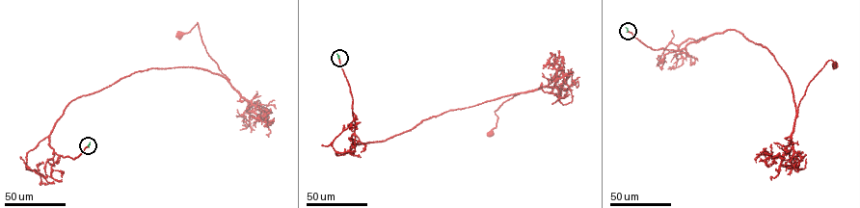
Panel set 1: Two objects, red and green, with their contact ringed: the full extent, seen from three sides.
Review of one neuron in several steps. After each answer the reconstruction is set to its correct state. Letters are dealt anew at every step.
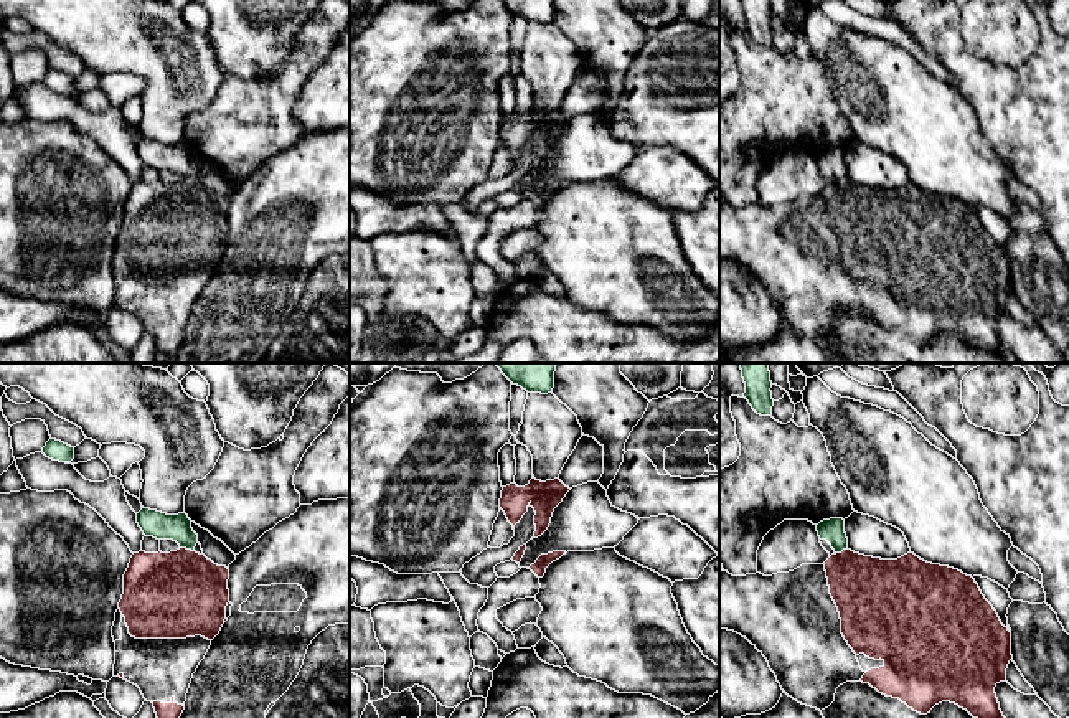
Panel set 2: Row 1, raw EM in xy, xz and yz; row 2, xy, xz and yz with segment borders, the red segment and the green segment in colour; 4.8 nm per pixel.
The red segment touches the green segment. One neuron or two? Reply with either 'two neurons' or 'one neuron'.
two neurons

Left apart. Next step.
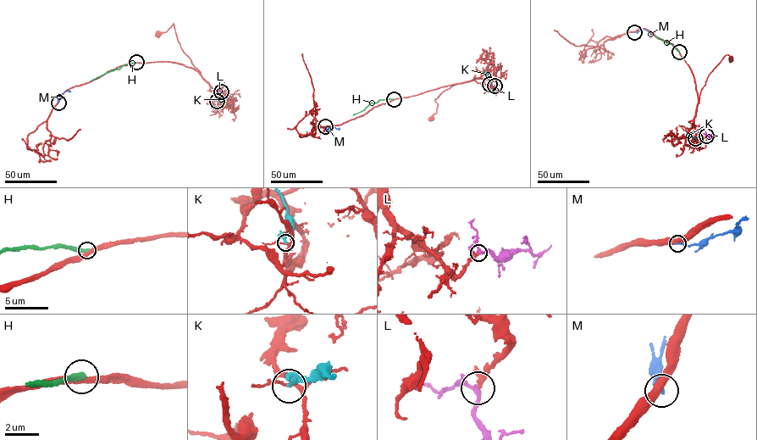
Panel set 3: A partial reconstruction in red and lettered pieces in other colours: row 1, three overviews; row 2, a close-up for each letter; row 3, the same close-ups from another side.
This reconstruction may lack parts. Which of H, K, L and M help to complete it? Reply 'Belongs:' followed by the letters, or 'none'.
Belongs: L

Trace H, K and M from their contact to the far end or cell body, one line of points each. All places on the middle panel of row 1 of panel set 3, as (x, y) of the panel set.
H: (394, 99), (370, 103), (363, 110), (353, 114)
K: (489, 84), (486, 71)
M: (325, 126), (327, 129), (339, 128)

